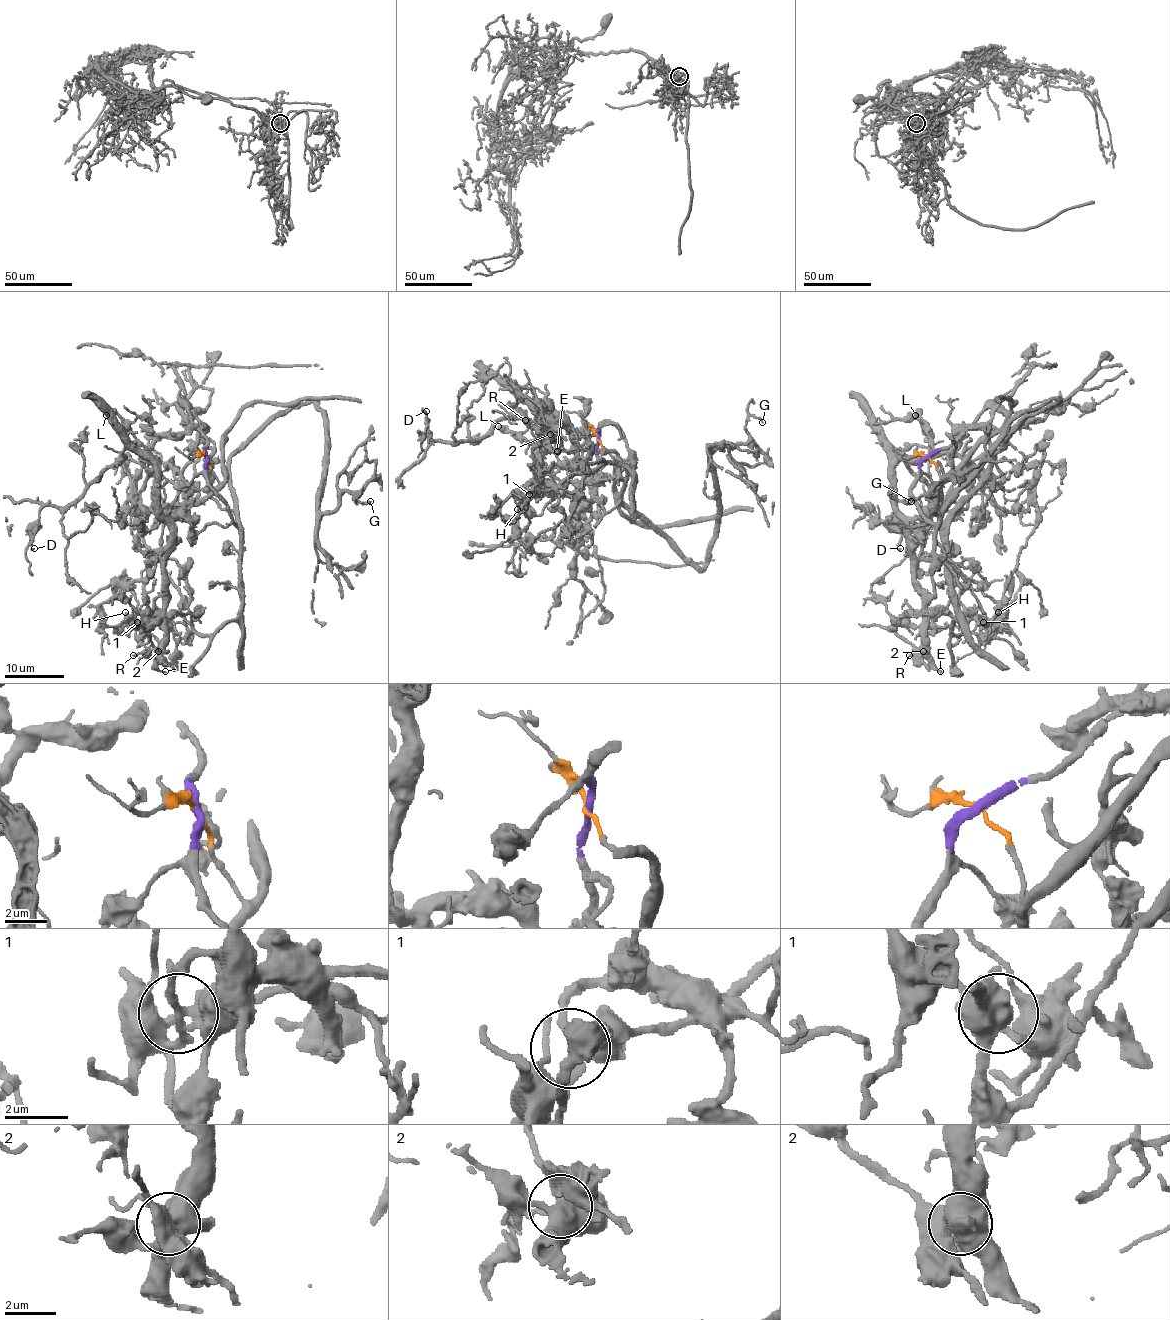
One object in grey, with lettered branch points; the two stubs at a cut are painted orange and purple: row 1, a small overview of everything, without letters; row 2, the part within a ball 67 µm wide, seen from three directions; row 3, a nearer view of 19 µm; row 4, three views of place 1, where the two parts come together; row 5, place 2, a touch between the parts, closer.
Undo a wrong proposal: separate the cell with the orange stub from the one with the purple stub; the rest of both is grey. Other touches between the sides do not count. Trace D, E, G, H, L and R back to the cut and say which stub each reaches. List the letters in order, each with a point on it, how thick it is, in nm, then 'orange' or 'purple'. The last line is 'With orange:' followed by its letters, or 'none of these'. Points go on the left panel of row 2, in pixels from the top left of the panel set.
D: place (34, 548); calibre 110 nm; orange
E: place (165, 671); calibre 200 nm; orange
G: place (370, 501); calibre 170 nm; purple
H: place (125, 612); calibre 280 nm; orange
L: place (106, 415); calibre 550 nm; orange
R: place (133, 655); calibre 260 nm; orange
With orange: D, E, H, L, R

